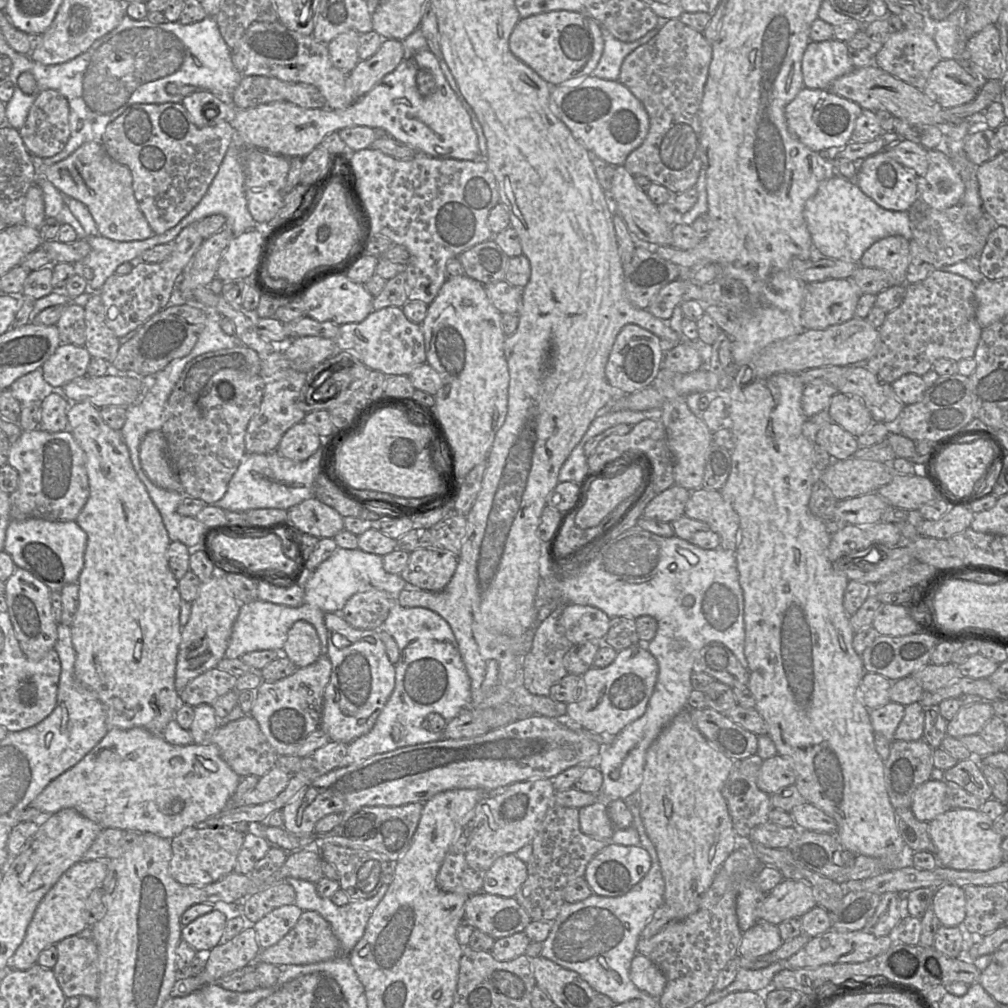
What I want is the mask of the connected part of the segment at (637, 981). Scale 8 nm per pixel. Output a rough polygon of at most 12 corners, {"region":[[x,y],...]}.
{"region":[[637,953],[630,979],[658,999],[666,977],[647,957]]}

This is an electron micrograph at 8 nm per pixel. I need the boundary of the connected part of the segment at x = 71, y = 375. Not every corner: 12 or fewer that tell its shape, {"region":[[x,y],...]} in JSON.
{"region":[[61,343],[41,366],[50,389],[87,374],[84,346]]}

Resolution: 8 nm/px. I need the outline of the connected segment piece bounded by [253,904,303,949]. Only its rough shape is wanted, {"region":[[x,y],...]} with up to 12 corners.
{"region":[[295,904],[274,909],[253,925],[262,949],[298,922]]}

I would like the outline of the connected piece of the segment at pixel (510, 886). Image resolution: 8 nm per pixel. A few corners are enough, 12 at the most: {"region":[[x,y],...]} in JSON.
{"region":[[507,854],[491,865],[482,891],[514,897],[527,863]]}

